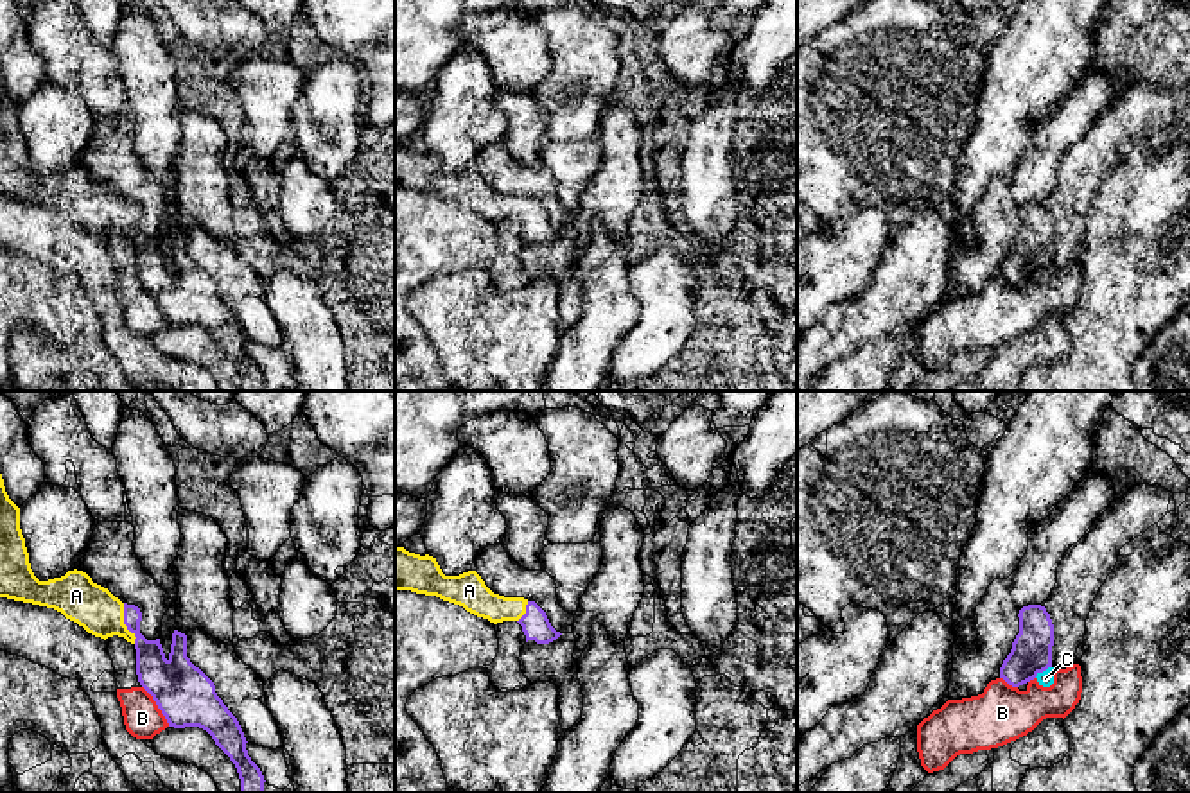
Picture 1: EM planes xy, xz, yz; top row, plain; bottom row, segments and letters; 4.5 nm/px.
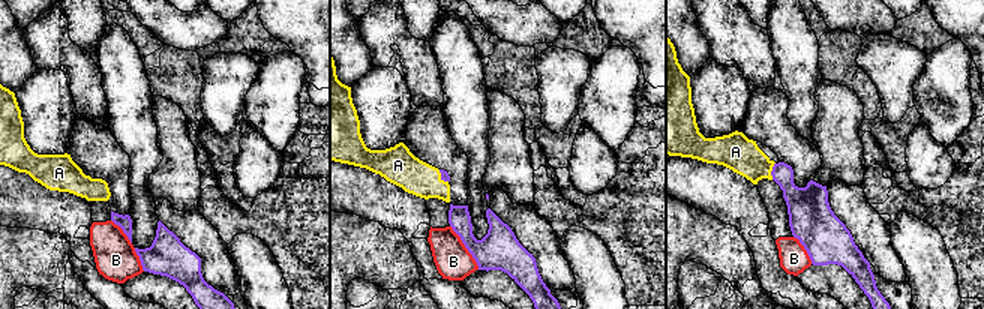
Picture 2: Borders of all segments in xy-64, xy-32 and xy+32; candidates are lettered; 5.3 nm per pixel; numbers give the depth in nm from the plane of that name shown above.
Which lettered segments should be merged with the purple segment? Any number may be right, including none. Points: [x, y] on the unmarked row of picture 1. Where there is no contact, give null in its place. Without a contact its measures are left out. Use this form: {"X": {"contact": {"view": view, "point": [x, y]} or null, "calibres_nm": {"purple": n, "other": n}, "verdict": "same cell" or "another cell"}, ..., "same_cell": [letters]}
{"A": {"contact": {"view": "xy", "point": [124, 221]}, "calibres_nm": {"purple": 150, "other": 200}, "verdict": "same cell"}, "B": {"contact": {"view": "xy", "point": [157, 302]}, "calibres_nm": {"purple": 260, "other": 170}, "verdict": "another cell"}, "C": {"contact": {"view": "yz", "point": [1041, 270]}, "calibres_nm": {"purple": 180, "other": 70}, "verdict": "another cell"}, "same_cell": ["A"]}

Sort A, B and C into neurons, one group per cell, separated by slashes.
A / B C

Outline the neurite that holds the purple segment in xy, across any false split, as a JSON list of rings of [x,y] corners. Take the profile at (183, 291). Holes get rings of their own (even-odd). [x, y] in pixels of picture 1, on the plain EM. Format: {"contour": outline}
{"contour": [[[0,72],[0,196],[32,201],[61,210],[66,217],[83,224],[88,231],[108,237],[124,235],[136,248],[136,273],[140,283],[153,294],[169,325],[199,325],[235,362],[241,377],[241,391],[264,391],[264,373],[246,348],[246,336],[237,316],[215,291],[214,280],[187,255],[187,233],[174,228],[171,251],[165,253],[160,237],[147,239],[140,231],[142,210],[135,203],[122,201],[108,187],[92,179],[83,169],[68,169],[61,176],[39,179],[29,161],[25,136],[20,127],[20,106],[9,97]]]}

